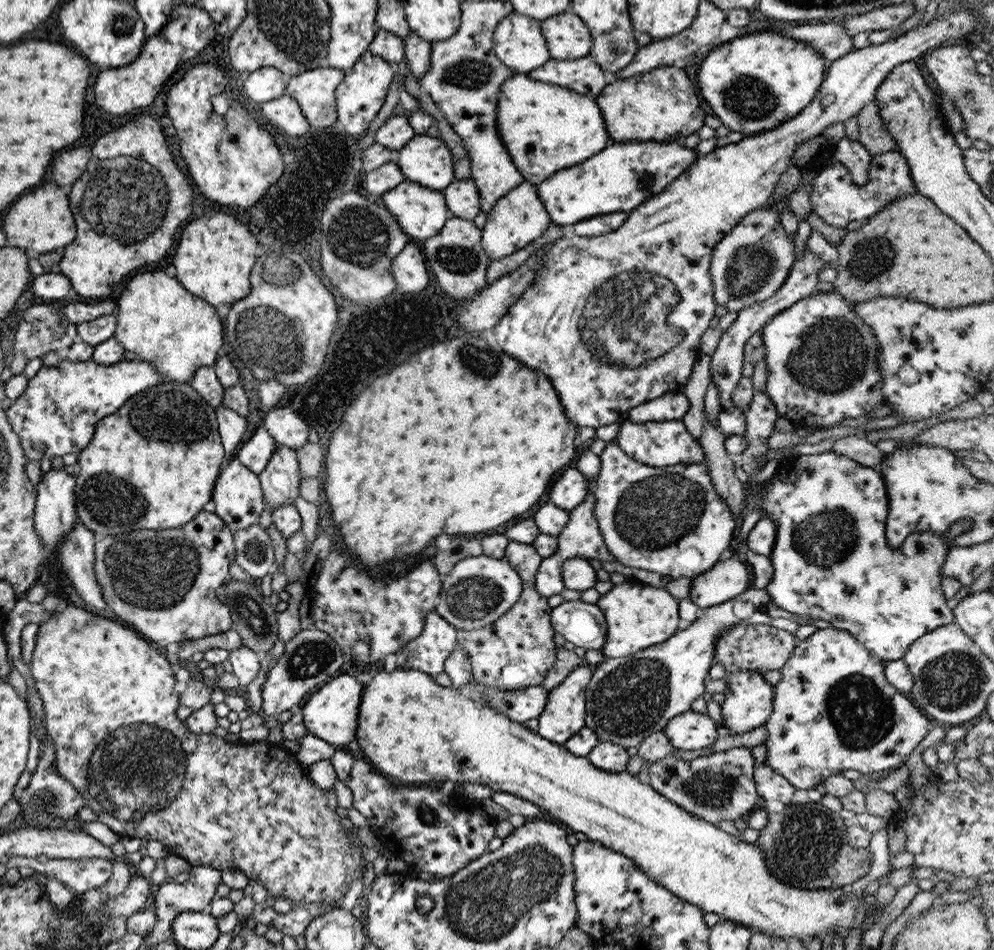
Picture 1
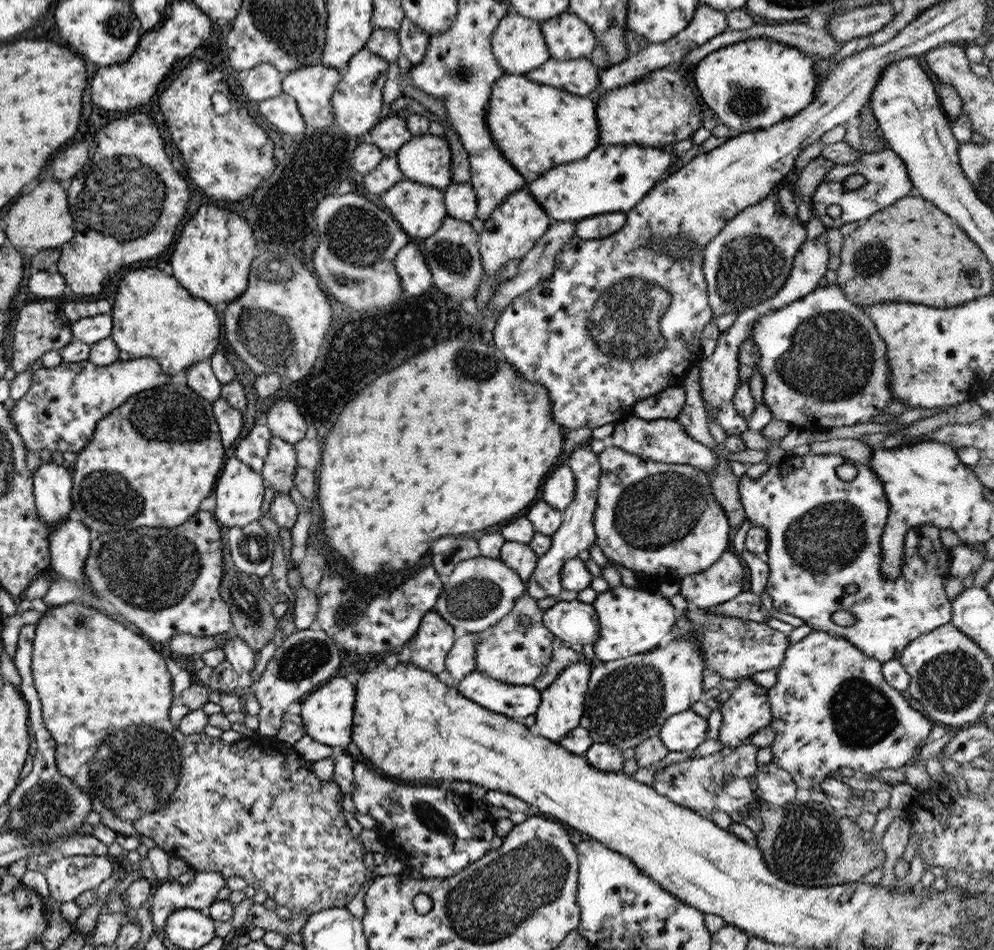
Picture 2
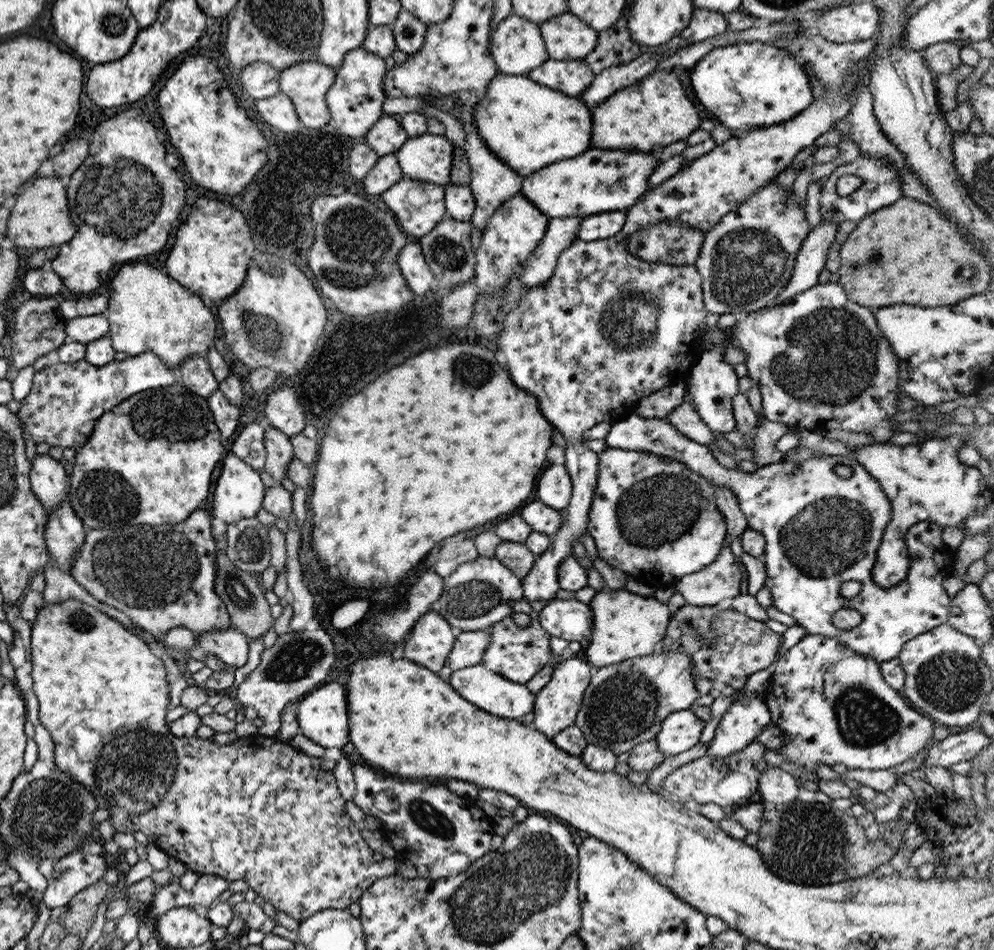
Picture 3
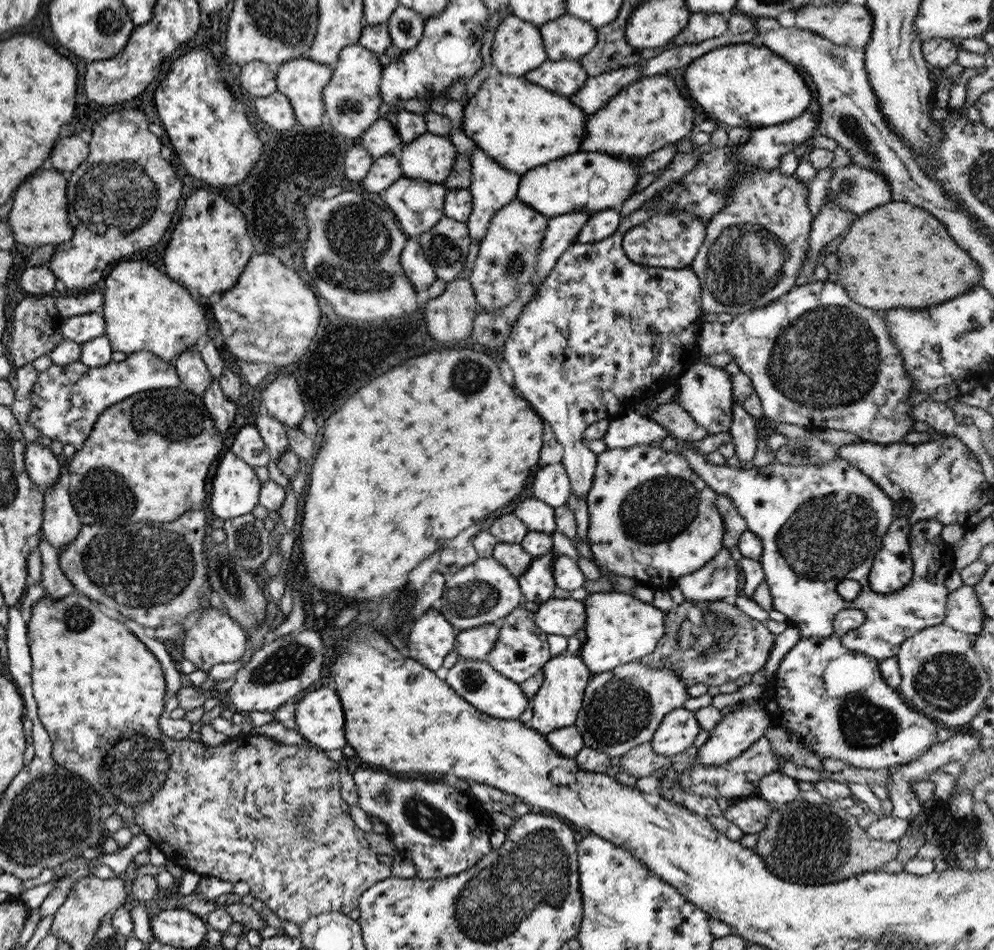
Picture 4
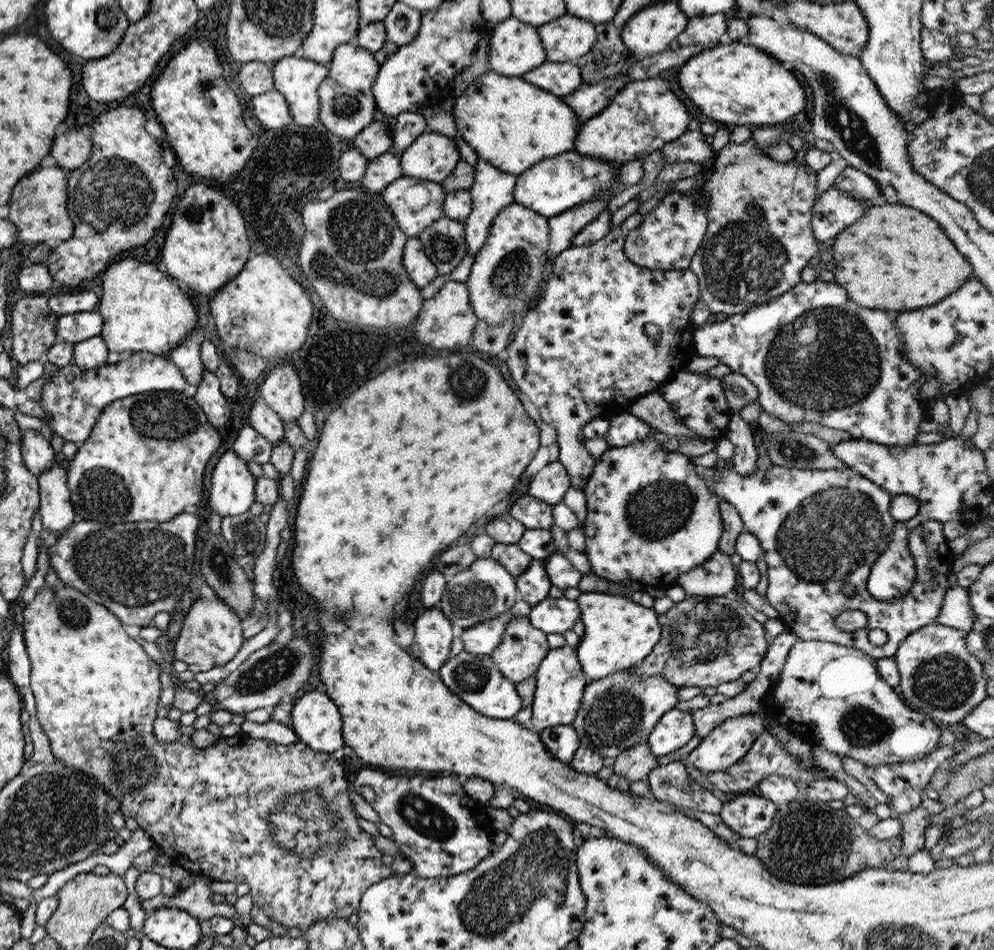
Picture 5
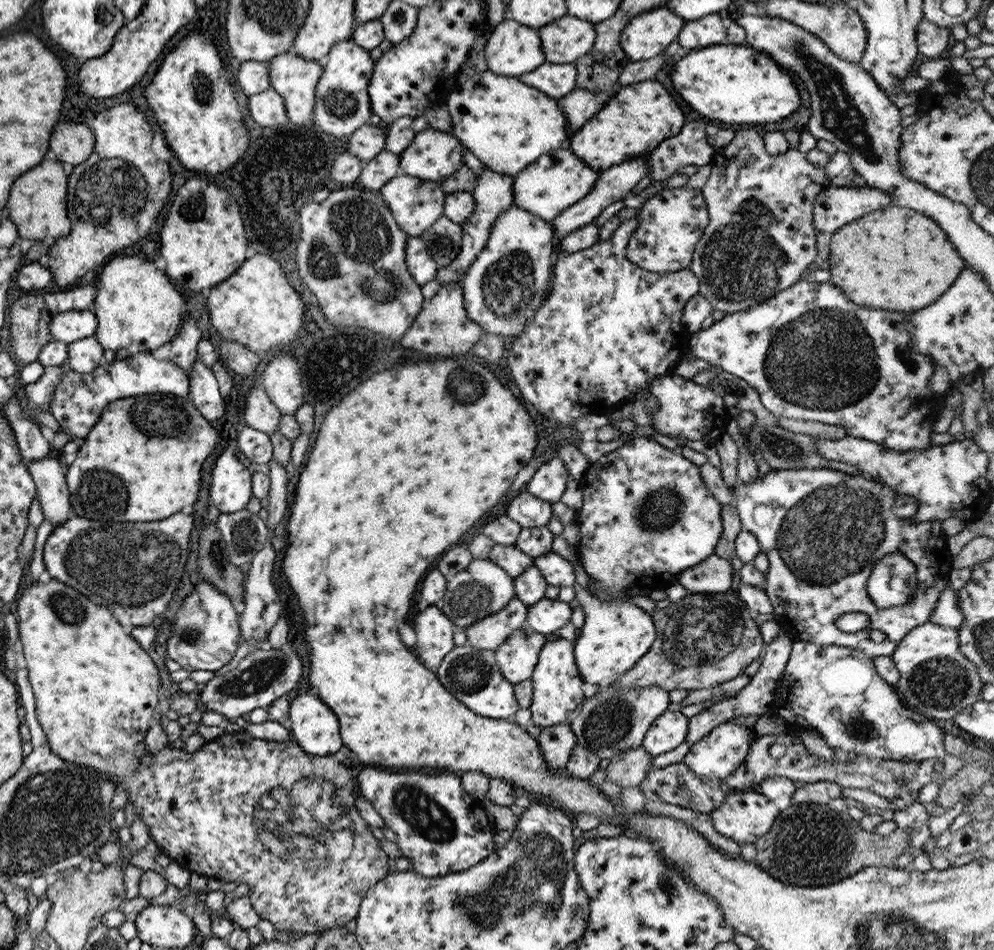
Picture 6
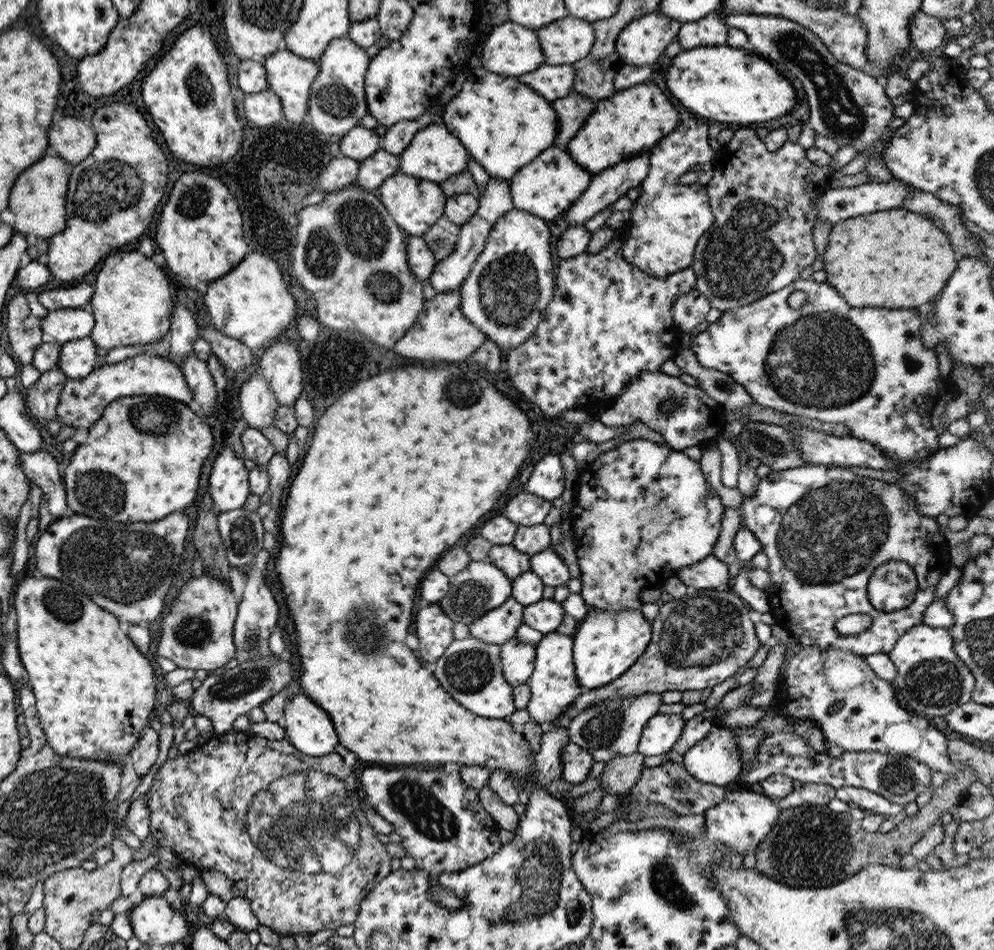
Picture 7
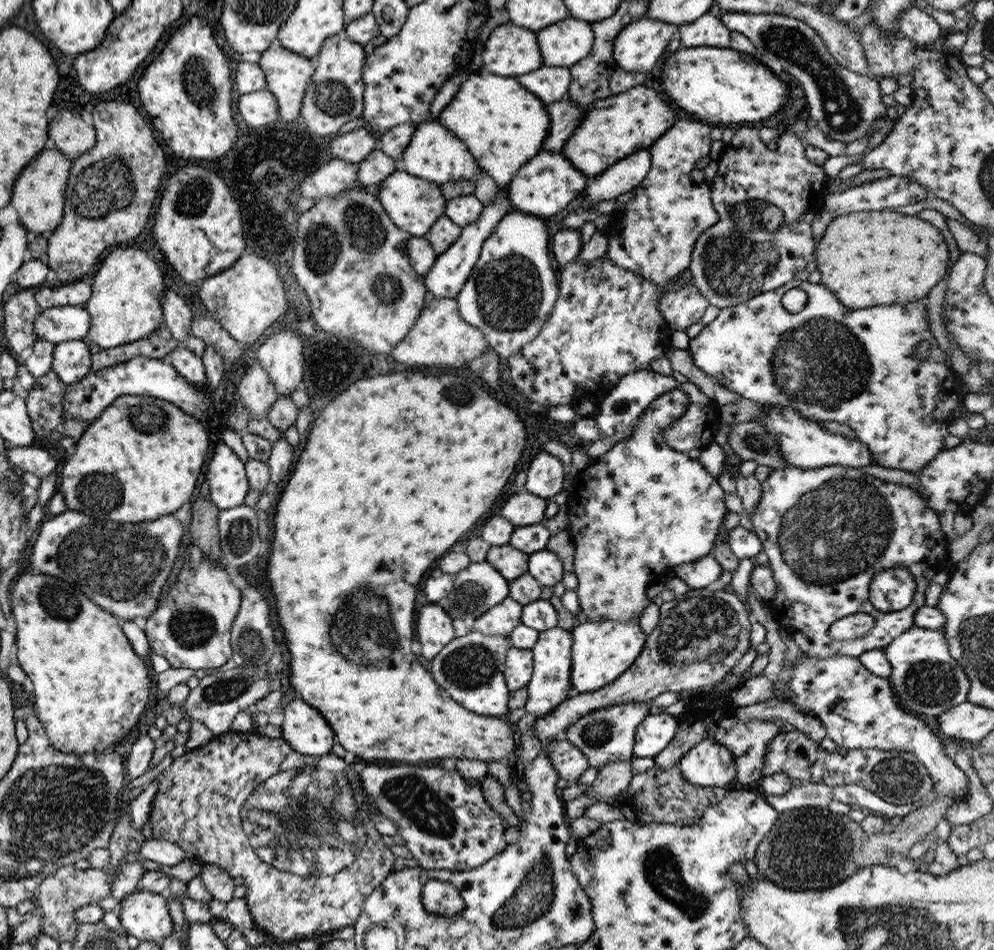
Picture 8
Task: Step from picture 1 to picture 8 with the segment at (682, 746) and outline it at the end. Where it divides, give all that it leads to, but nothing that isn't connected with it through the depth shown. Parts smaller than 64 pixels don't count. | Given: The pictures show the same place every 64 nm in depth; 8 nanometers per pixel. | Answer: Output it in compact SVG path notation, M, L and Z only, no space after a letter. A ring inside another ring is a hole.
M665 713L644 718L642 724L635 730L633 757L654 758L658 756L674 740L681 721L680 718Z

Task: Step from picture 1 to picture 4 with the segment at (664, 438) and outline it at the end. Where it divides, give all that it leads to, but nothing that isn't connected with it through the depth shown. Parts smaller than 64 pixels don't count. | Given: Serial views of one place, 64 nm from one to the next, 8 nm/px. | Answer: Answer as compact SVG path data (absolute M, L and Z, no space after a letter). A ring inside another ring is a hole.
M630 409L626 416L609 421L603 441L608 449L627 449L636 445L660 447L669 432L657 422ZM677 440L677 443L680 447L678 448L678 451L674 451L674 453L678 453L679 455L684 455L685 459L689 462L689 465L690 465L690 468L692 468L692 471L697 476L700 476L701 480L706 481L706 484L708 484L708 486L711 486L714 492L716 492L717 494L725 494L726 496L728 496L728 498L731 498L731 501L734 503L734 506L736 506L736 508L738 509L738 512L742 515L742 518L744 518L744 520L746 521L747 529L750 530L750 532L753 532L761 540L761 543L763 544L763 553L760 558L760 561L763 566L763 571L766 574L765 579L769 586L770 594L772 596L772 602L773 602L772 608L778 610L778 612L782 612L784 616L787 616L787 626L797 628L799 630L801 638L808 638L808 637L814 637L814 636L823 636L824 638L828 638L828 637L835 636L835 632L832 630L832 622L833 622L833 618L836 616L836 614L838 614L838 612L844 609L851 609L851 608L862 610L862 612L864 612L865 614L864 624L860 626L860 628L855 628L853 631L848 631L846 634L843 634L841 637L838 636L838 638L841 640L841 643L846 648L849 648L850 651L864 652L865 655L872 656L873 659L876 659L879 662L879 661L886 660L887 658L895 657L897 655L897 652L899 651L900 645L904 642L904 640L906 640L907 638L910 638L910 636L914 636L914 634L919 633L920 631L923 631L924 628L928 628L928 627L931 627L931 626L934 626L943 622L946 611L947 611L947 596L948 596L948 589L946 589L946 586L944 585L944 580L946 580L946 578L948 578L948 575L951 573L951 571L955 569L955 557L953 555L954 547L949 545L942 538L942 535L941 535L944 525L941 522L938 522L937 520L930 520L930 519L920 520L920 522L916 522L916 524L913 524L908 534L908 545L909 545L909 548L911 551L911 557L913 560L913 577L912 577L911 582L907 586L905 586L905 588L902 588L901 590L894 592L891 597L886 594L880 594L879 592L874 592L873 590L871 590L871 588L869 588L869 574L870 574L871 566L873 565L876 553L882 548L884 535L886 534L888 527L891 525L891 522L894 519L893 500L874 481L872 481L870 477L865 476L864 473L860 471L860 468L856 468L855 466L852 466L849 460L844 460L843 458L837 457L834 460L827 462L826 464L810 464L810 465L802 464L800 466L792 466L790 464L782 464L782 463L778 463L774 461L764 466L753 465L752 467L750 467L749 470L745 470L745 469L738 468L738 467L729 467L728 465L720 466L720 465L714 465L714 464L708 463L708 461L706 461L707 455L702 455L702 453L697 453L696 449L694 448L692 449L692 447L690 447L689 441ZM842 580L856 580L856 582L859 582L861 584L860 594L858 594L855 599L851 601L846 601L838 593L838 591L836 591L836 586L838 586L838 583L842 582Z

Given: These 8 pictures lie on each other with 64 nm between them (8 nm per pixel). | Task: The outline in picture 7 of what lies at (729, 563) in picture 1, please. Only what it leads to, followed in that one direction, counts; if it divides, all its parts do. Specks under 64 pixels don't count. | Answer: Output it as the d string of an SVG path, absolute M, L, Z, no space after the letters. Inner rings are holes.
M713 554L704 560L682 567L676 574L689 590L726 590L728 581L728 565L720 562Z

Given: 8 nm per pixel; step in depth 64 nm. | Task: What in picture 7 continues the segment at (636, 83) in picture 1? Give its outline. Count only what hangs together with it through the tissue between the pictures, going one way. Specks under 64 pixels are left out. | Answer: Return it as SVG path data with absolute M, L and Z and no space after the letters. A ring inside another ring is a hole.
M649 81L635 84L625 90L617 91L612 98L606 98L598 102L594 112L587 118L582 128L564 146L567 153L588 172L594 176L600 171L612 167L623 160L631 159L641 153L650 153L656 143L659 143L665 136L668 136L680 122L678 110L668 99L660 88L650 84Z

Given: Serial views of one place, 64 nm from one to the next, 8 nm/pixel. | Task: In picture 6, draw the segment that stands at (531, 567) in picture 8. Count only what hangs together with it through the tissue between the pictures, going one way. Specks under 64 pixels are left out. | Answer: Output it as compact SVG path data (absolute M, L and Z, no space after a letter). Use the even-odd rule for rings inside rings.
M554 551L544 552L533 558L533 564L550 586L564 588L564 586L574 586L576 584L573 563Z

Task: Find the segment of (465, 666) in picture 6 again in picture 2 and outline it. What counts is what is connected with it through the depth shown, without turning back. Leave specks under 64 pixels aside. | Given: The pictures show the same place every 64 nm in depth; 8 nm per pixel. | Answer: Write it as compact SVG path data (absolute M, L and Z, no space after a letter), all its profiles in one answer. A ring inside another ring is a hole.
M474 669L455 684L461 696L514 721L536 716L542 702L542 692L530 686L510 686Z

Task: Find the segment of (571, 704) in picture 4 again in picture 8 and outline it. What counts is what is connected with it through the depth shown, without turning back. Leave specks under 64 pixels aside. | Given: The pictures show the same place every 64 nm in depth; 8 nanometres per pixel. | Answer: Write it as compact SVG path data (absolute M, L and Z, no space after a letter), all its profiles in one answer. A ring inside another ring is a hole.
M552 627L542 631L531 649L533 654L533 674L528 682L528 701L526 711L537 719L546 718L552 710L564 704L572 696L572 657L573 634L561 627Z

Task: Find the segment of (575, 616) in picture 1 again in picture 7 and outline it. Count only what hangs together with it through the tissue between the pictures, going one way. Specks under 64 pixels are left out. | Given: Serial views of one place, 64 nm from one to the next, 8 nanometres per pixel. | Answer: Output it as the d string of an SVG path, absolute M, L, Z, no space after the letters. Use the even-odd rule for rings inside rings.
M542 599L524 607L523 622L530 628L548 634L557 630L564 618L562 603L553 599Z

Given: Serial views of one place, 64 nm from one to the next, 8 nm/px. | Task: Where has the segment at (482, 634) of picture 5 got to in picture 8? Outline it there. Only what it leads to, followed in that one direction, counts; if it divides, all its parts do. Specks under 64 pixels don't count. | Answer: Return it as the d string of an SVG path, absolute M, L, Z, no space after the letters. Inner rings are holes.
M508 596L476 619L475 630L485 635L509 634L521 623L522 605Z

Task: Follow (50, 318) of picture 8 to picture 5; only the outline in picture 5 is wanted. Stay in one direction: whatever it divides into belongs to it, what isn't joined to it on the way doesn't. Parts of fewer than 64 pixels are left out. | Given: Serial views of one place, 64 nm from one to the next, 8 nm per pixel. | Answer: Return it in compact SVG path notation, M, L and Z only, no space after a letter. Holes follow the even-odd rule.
M97 310L77 312L59 315L55 332L59 342L74 344L100 336L102 326L104 321Z

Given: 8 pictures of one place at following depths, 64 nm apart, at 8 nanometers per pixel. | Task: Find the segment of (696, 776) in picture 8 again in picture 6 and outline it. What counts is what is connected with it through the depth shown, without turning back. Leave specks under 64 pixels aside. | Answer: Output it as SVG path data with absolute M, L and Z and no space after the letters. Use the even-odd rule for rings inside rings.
M724 722L716 726L709 734L691 746L690 751L684 756L683 763L701 778L708 778L710 782L718 784L718 780L728 778L743 764L744 759L753 741L758 737L754 727L744 727L738 723Z

